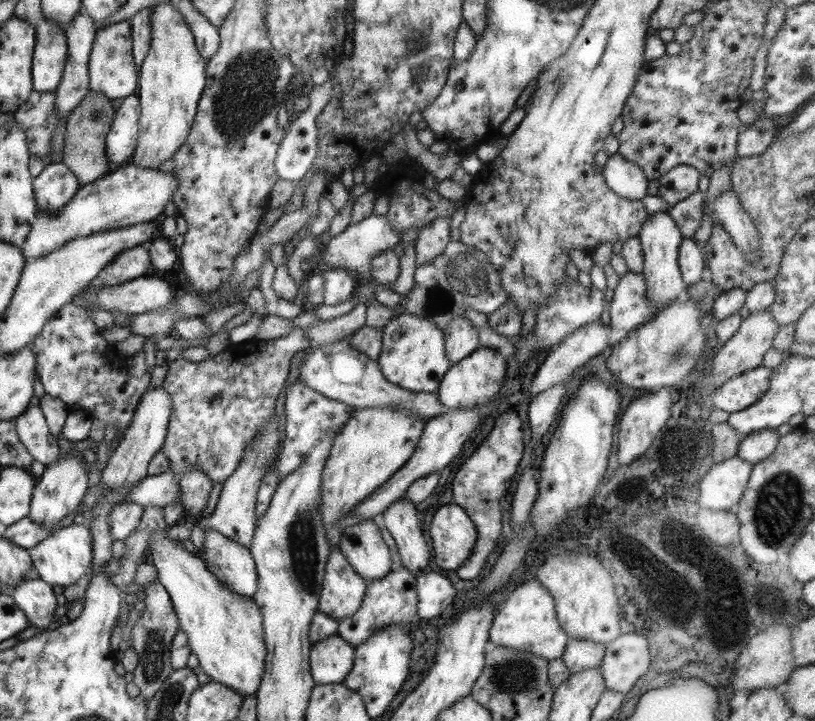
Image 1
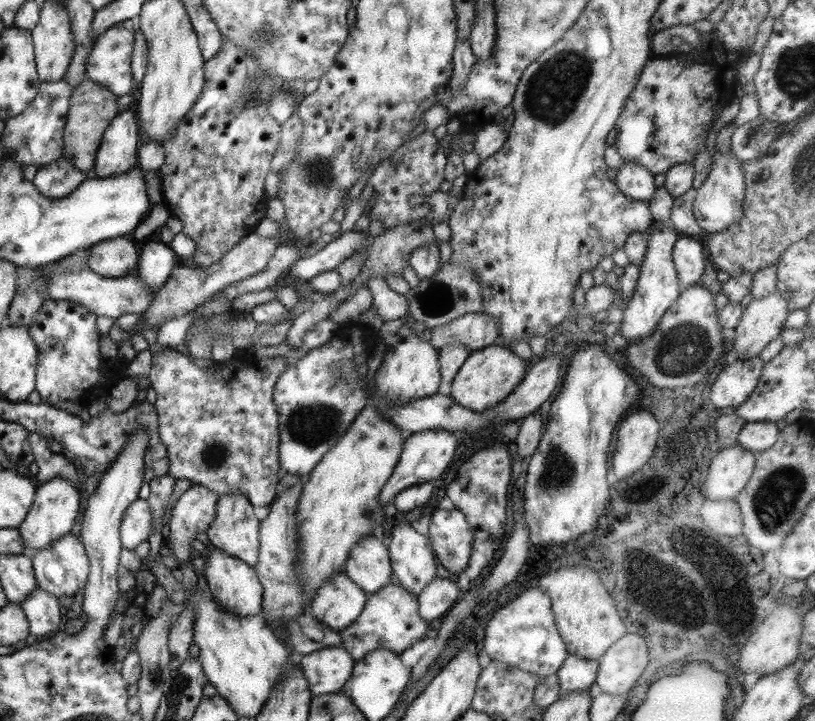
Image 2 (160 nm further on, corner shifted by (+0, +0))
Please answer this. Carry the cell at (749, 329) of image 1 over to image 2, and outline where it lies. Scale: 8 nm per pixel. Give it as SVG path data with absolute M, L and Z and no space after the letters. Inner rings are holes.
M779 294L753 297L734 329L733 345L725 354L726 364L759 356L765 344L780 337L787 314L787 304Z

